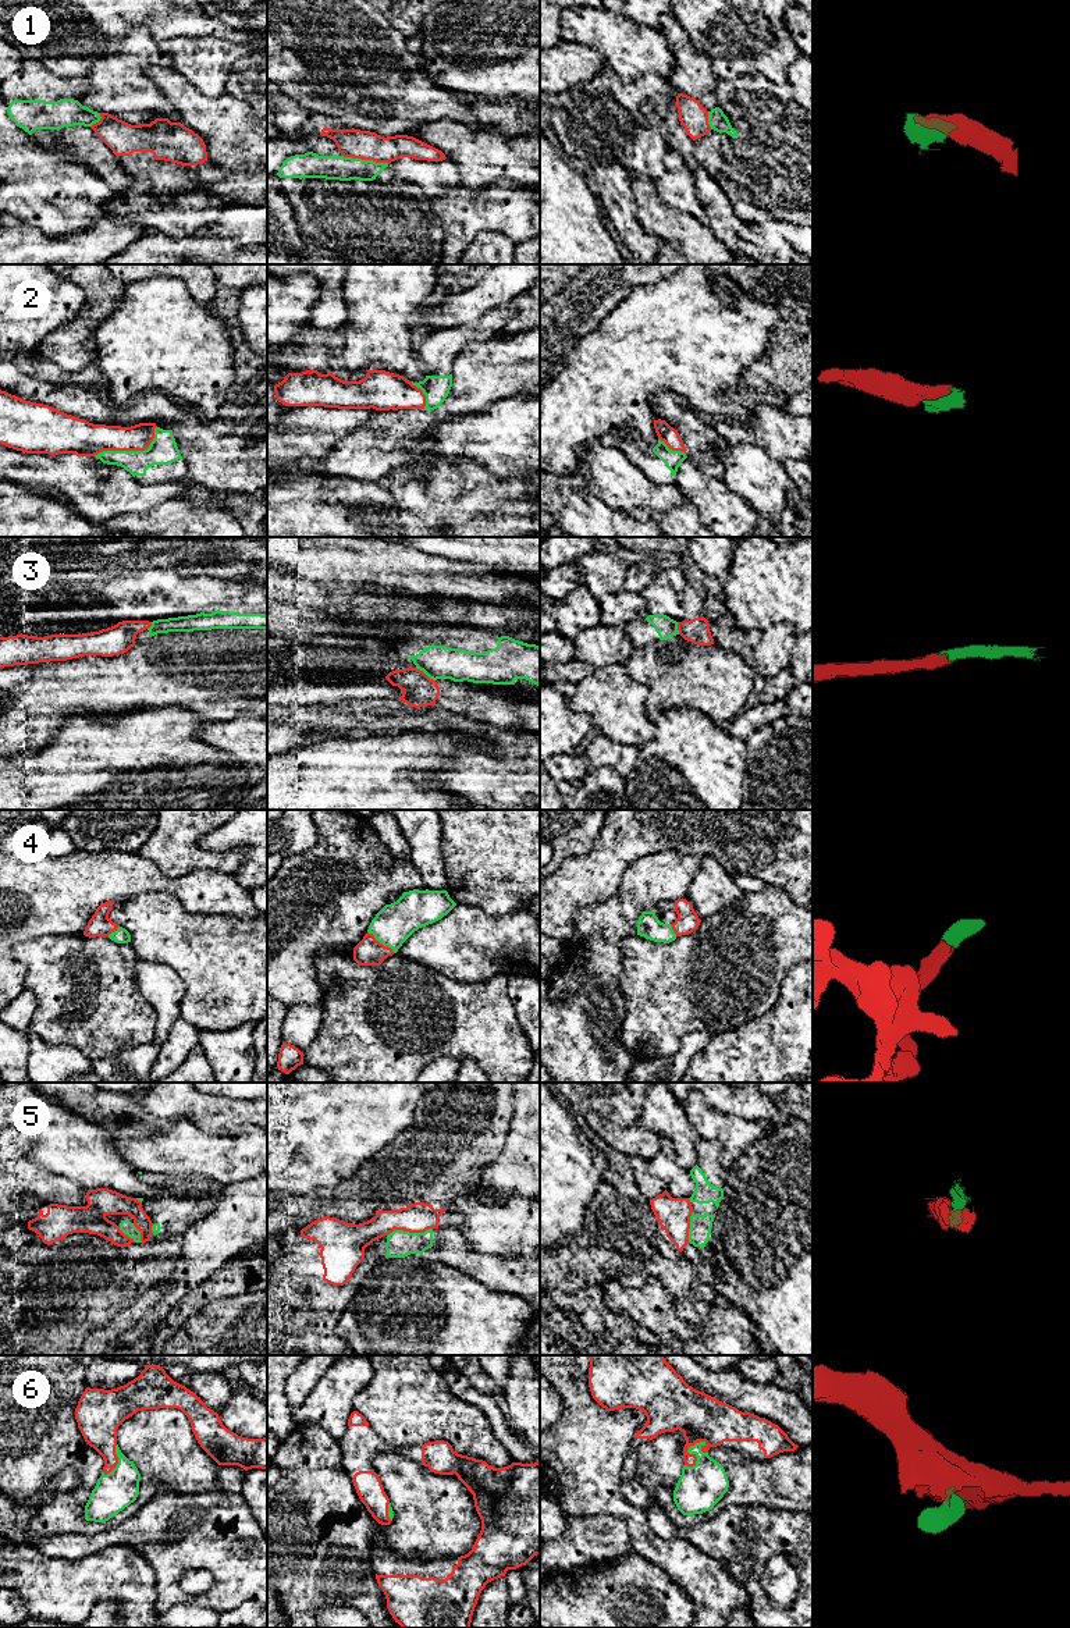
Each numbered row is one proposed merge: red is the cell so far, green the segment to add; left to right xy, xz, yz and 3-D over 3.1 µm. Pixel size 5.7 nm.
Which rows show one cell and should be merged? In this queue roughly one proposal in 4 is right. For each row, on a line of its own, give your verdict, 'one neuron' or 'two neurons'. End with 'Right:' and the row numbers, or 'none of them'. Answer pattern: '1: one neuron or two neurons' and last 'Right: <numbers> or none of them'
1: two neurons
2: one neuron
3: two neurons
4: one neuron
5: two neurons
6: one neuron
Right: 2, 4, 6

